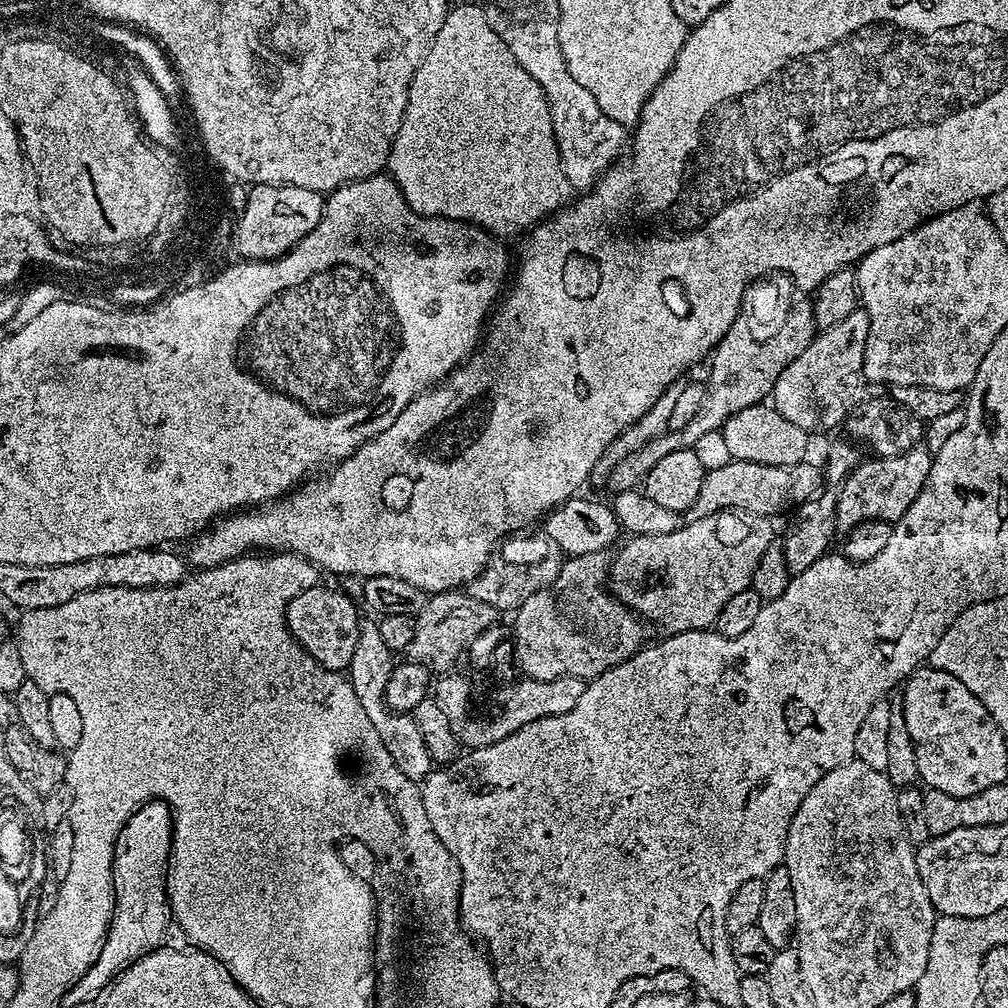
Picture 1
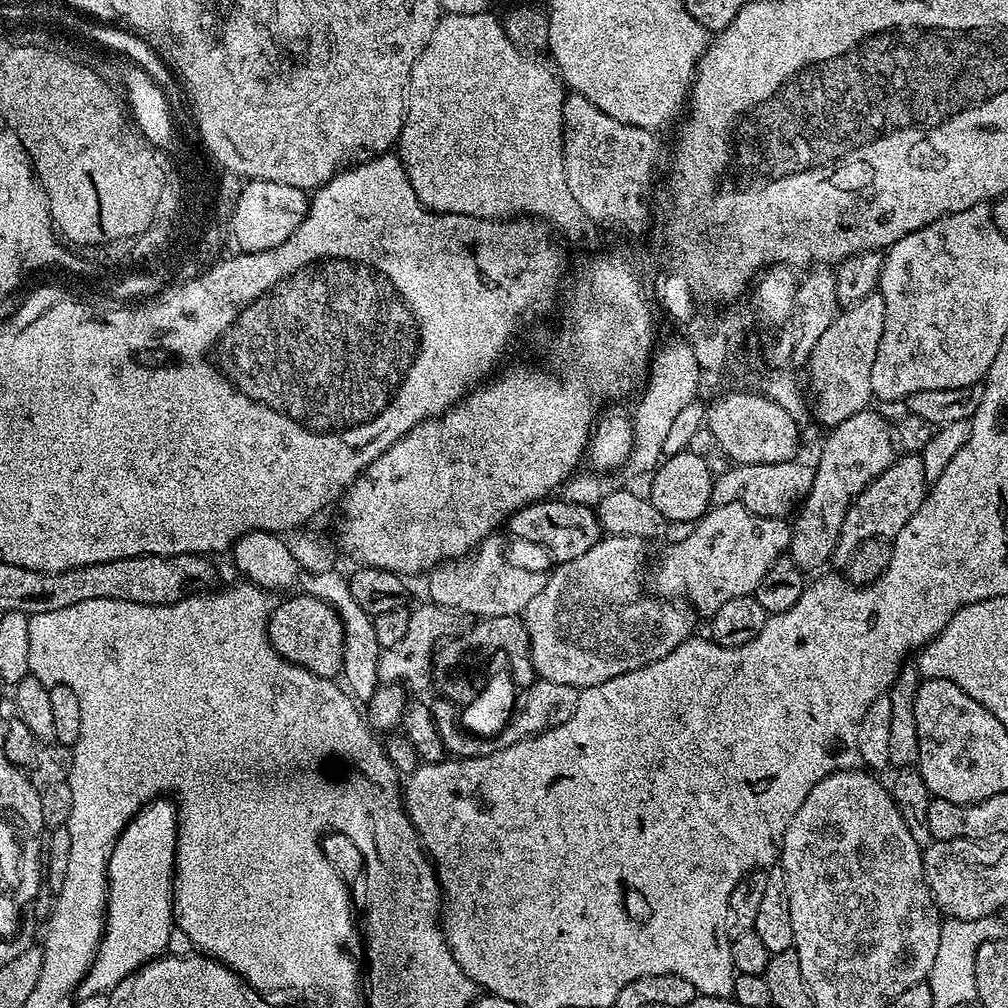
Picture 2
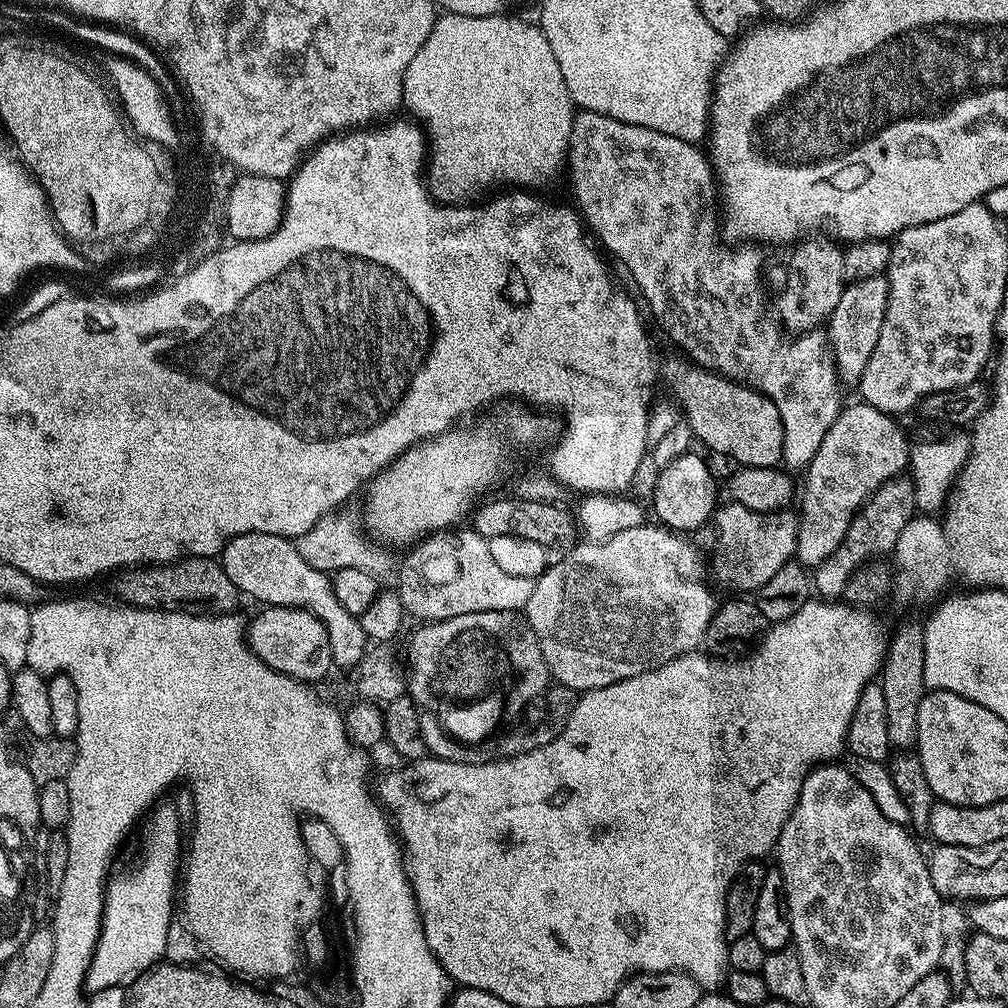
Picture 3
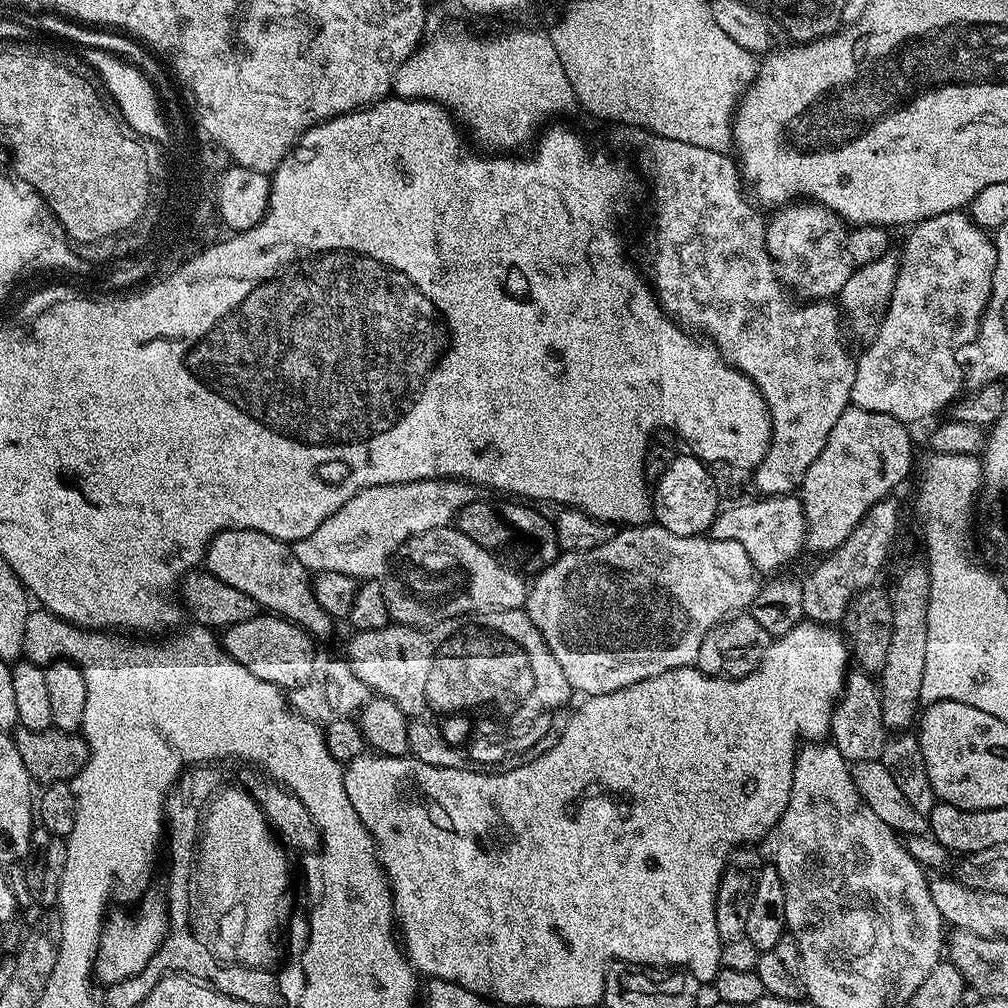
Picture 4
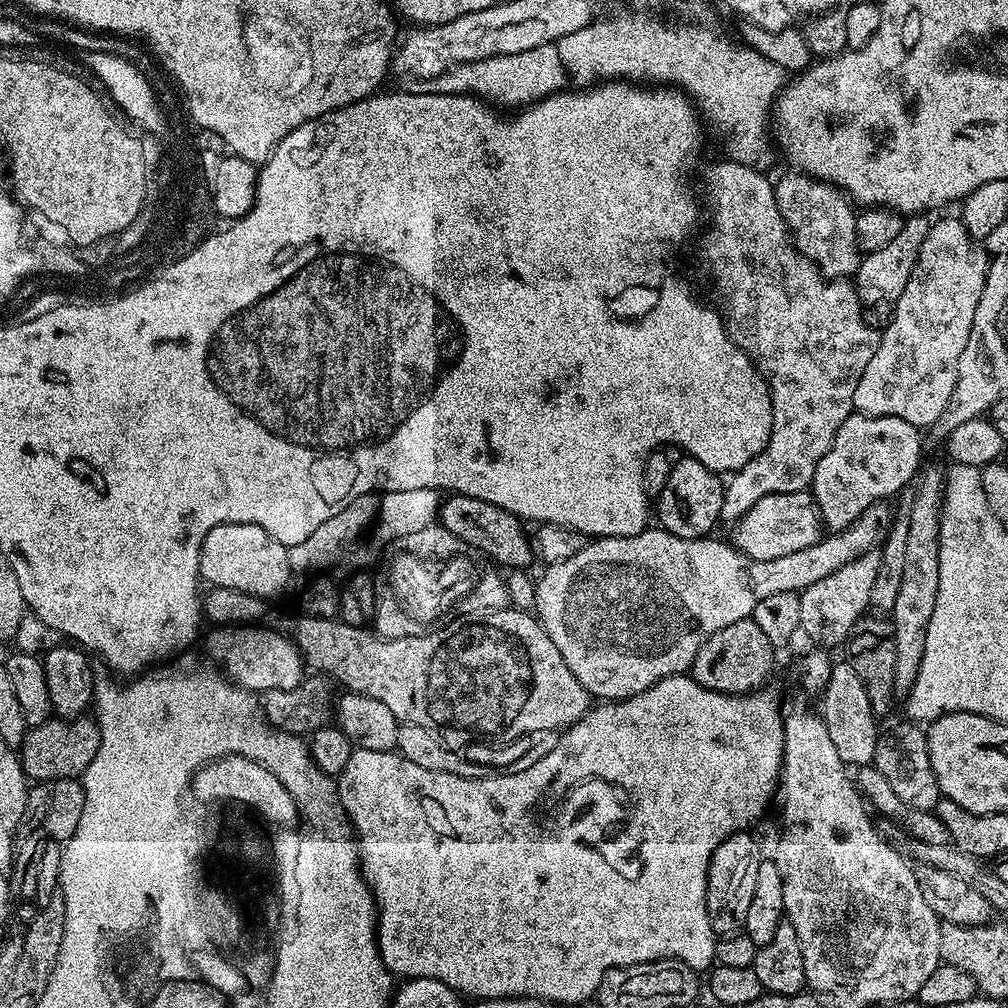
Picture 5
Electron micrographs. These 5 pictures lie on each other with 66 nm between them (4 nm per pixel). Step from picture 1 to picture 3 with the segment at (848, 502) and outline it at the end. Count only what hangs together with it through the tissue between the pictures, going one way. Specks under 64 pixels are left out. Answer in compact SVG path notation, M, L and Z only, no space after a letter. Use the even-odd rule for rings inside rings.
M901 474L895 480L888 480L860 508L854 518L850 530L846 530L846 538L814 569L814 588L821 597L840 598L846 590L846 582L858 571L863 564L870 560L884 558L895 549L900 531L917 515L918 509L914 498L914 486L907 475Z

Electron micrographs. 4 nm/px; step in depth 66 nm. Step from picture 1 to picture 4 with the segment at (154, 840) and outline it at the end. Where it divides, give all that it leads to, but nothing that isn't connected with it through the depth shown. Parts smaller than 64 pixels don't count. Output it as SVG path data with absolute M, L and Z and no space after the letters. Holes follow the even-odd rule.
M149 890L144 893L142 899L131 909L127 916L127 911L116 910L107 917L107 932L101 935L100 947L96 950L94 961L94 976L97 981L106 980L112 982L117 978L135 975L144 968L150 958L159 947L162 946L164 936L169 930L168 907L165 904L165 897Z

